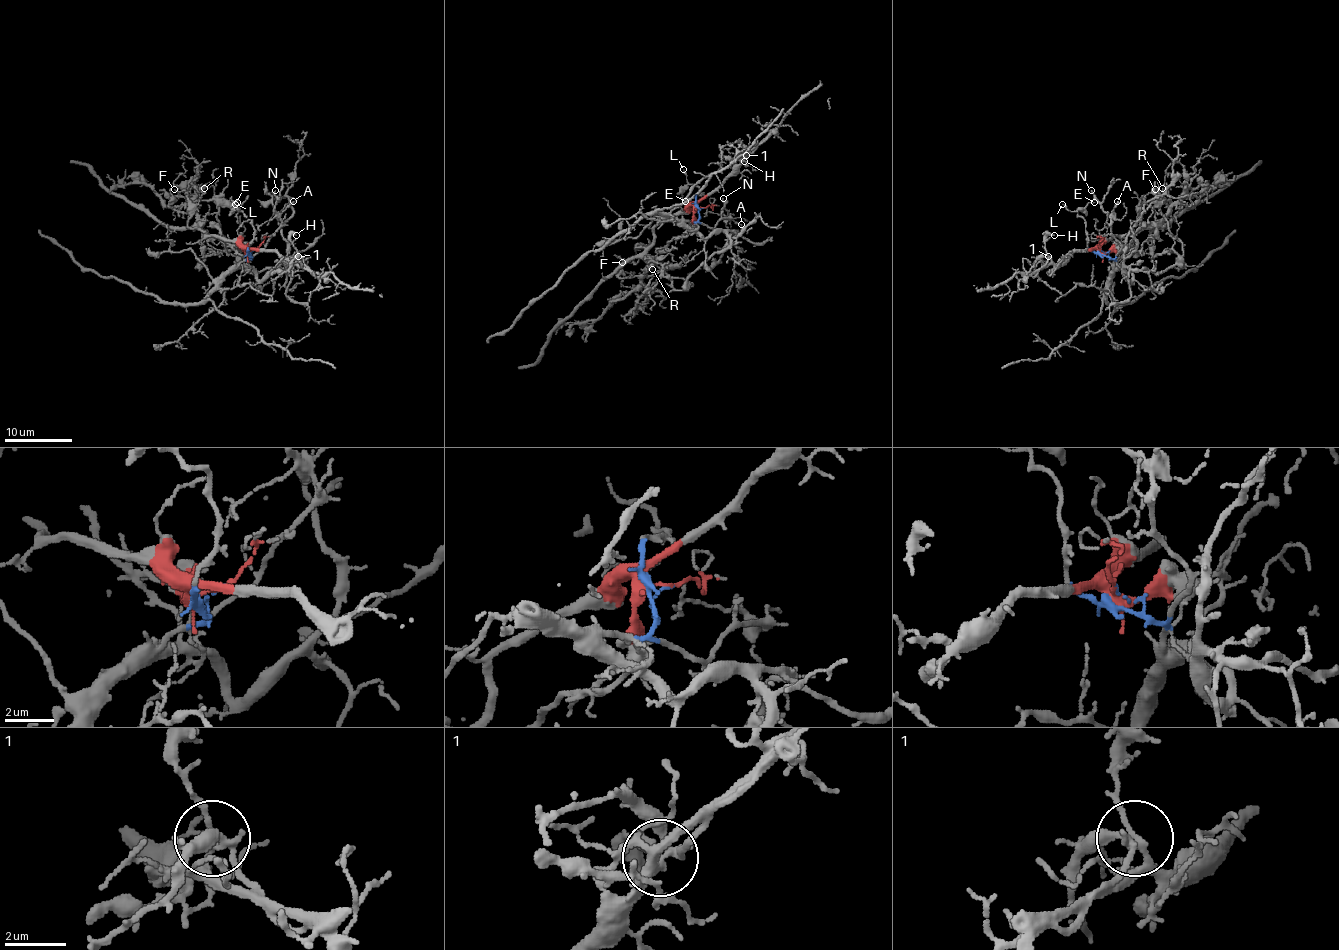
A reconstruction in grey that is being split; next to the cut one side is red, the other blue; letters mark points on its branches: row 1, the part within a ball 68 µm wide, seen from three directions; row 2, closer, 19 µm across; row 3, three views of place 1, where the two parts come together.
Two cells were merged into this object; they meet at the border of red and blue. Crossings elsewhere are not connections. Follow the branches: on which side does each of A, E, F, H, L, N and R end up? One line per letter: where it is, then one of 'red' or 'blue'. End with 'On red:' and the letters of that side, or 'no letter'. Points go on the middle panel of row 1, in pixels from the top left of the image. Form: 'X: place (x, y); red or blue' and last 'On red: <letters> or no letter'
A: place (741, 224); blue
E: place (685, 201); blue
F: place (622, 262); red
H: place (744, 161); red
L: place (683, 169); blue
N: place (723, 198); blue
R: place (652, 269); red
On red: F, H, R

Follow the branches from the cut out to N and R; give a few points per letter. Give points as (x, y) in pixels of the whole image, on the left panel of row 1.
N: (254, 250), (251, 260), (281, 223), (275, 213), (275, 191)
R: (254, 250), (206, 234), (199, 228), (194, 206), (199, 197), (196, 189), (199, 192), (204, 187)

